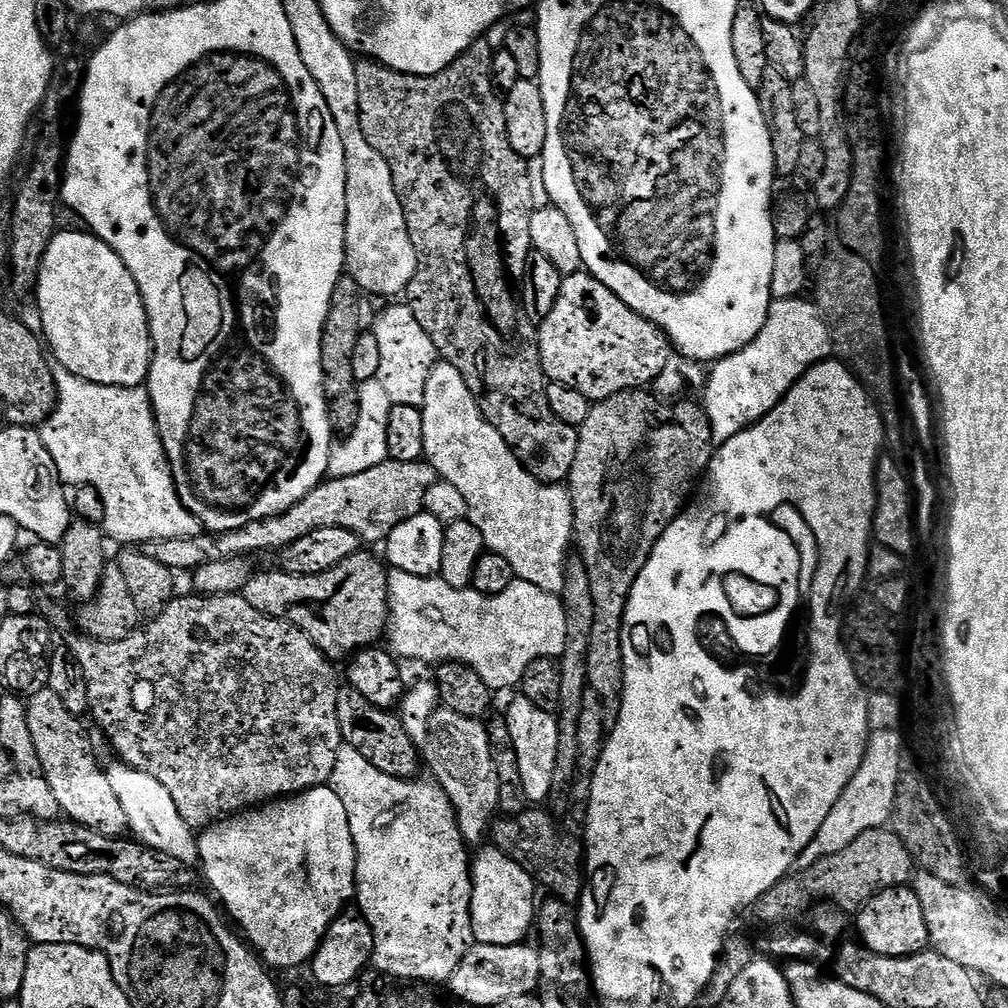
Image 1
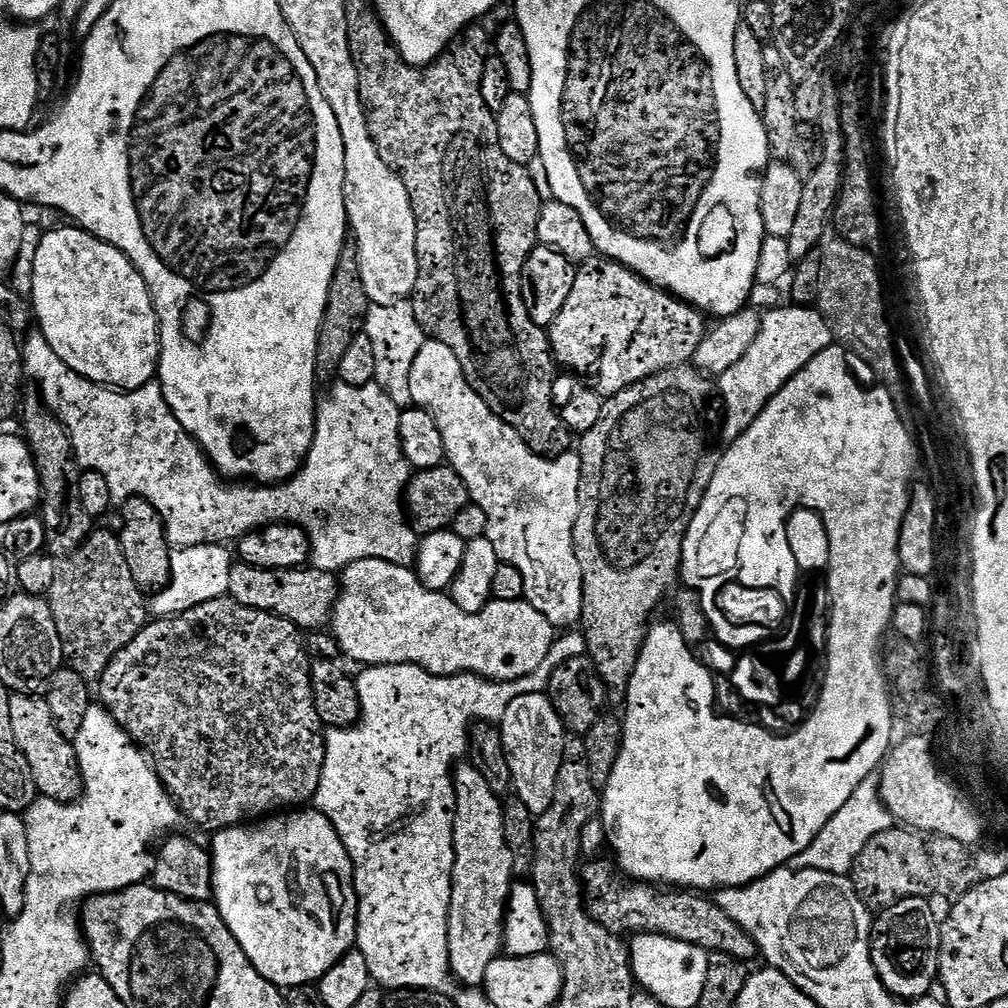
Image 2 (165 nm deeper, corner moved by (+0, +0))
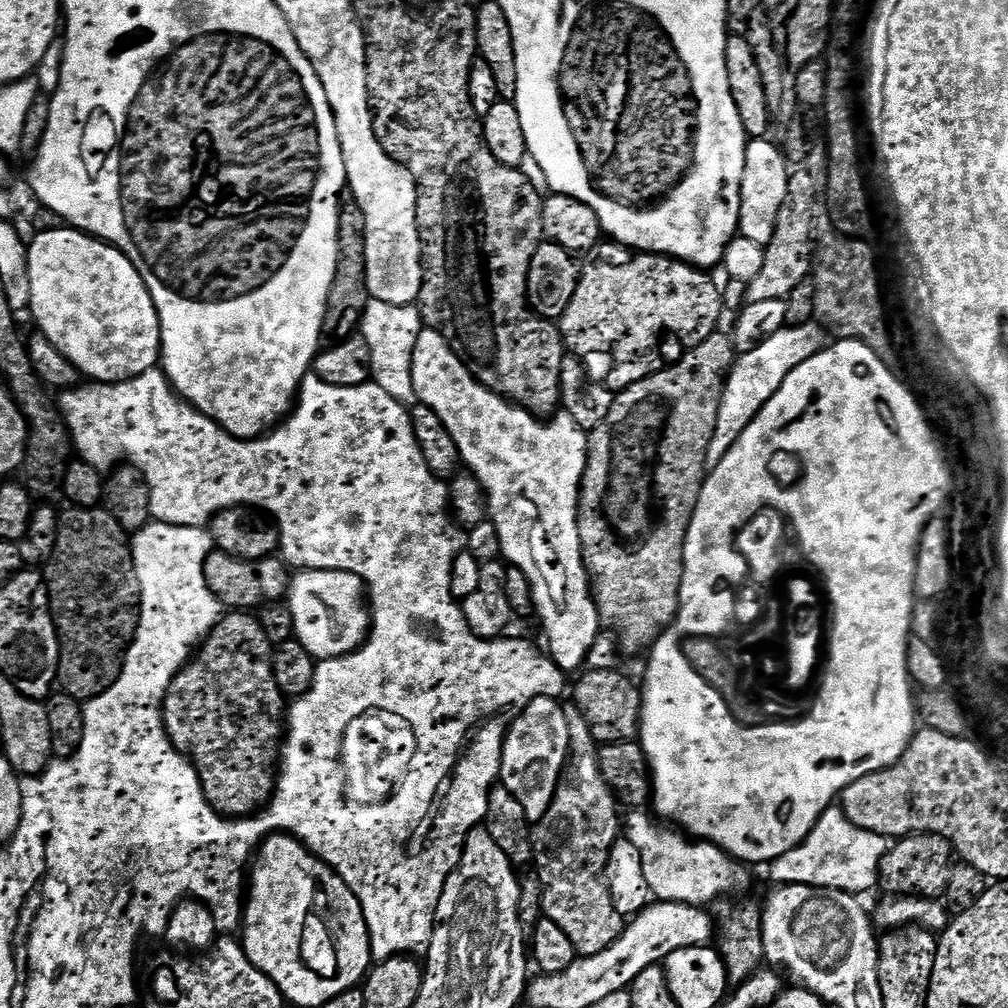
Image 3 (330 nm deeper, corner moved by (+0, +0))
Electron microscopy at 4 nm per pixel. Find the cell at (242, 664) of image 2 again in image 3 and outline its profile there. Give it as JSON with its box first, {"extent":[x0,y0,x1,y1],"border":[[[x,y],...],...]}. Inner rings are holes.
{"extent":[164,611,286,818],"border":[[[229,611],[203,641],[202,647],[195,653],[194,659],[178,673],[176,679],[172,682],[172,691],[164,699],[164,729],[168,731],[170,742],[182,755],[187,756],[192,761],[198,778],[202,782],[202,790],[206,794],[208,805],[222,816],[247,818],[259,813],[274,795],[274,785],[278,780],[278,761],[282,756],[282,717],[286,712],[286,697],[274,678],[274,670],[272,669],[273,651],[274,645],[267,637],[266,630],[263,629],[259,619],[251,611]]]}

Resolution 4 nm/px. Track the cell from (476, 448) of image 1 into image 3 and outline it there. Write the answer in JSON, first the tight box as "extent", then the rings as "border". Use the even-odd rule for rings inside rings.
{"extent":[412,327,602,674],"border":[[[430,327],[423,329],[423,332],[418,335],[417,345],[414,346],[412,378],[417,401],[425,404],[430,410],[434,410],[434,414],[438,414],[438,418],[442,418],[442,426],[446,426],[446,430],[450,430],[450,438],[454,438],[454,446],[458,446],[461,461],[466,465],[467,471],[478,478],[478,482],[483,486],[484,492],[488,495],[488,515],[492,524],[498,530],[500,551],[503,559],[511,567],[522,570],[522,574],[526,574],[526,578],[530,582],[532,597],[536,603],[534,612],[537,617],[540,615],[540,620],[544,623],[544,636],[548,639],[546,648],[553,662],[565,674],[572,674],[575,668],[581,667],[580,669],[583,669],[585,667],[585,665],[583,666],[584,659],[587,658],[588,651],[595,646],[596,635],[599,634],[600,628],[602,629],[602,621],[592,595],[592,585],[588,569],[584,567],[584,549],[580,547],[580,483],[584,480],[584,471],[586,470],[586,462],[588,461],[588,432],[581,429],[574,422],[574,418],[566,411],[557,411],[551,419],[545,422],[543,419],[533,416],[532,413],[527,412],[524,408],[510,403],[509,400],[502,399],[498,394],[494,394],[486,385],[481,384],[473,376],[471,370],[464,365],[460,355],[452,349],[452,345],[449,344],[444,334],[436,332]]]}

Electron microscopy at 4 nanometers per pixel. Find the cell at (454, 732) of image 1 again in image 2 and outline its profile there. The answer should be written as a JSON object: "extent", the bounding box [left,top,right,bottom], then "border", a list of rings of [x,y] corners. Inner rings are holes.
{"extent":[449,762,514,986],"border":[[[460,762],[455,765],[452,785],[456,791],[452,843],[456,857],[449,908],[449,966],[461,985],[480,986],[490,962],[501,955],[504,947],[504,917],[508,915],[508,895],[514,883],[512,855],[502,830],[501,797],[490,790],[486,778],[470,762]]]}

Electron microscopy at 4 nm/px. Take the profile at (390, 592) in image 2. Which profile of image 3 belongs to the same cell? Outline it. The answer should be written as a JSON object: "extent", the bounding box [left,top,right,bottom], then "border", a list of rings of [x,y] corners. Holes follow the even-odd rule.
{"extent":[286,570,370,662],"border":[[[300,570],[291,577],[286,605],[293,616],[295,639],[319,662],[350,654],[364,643],[370,627],[366,592],[358,576],[338,570]]]}

